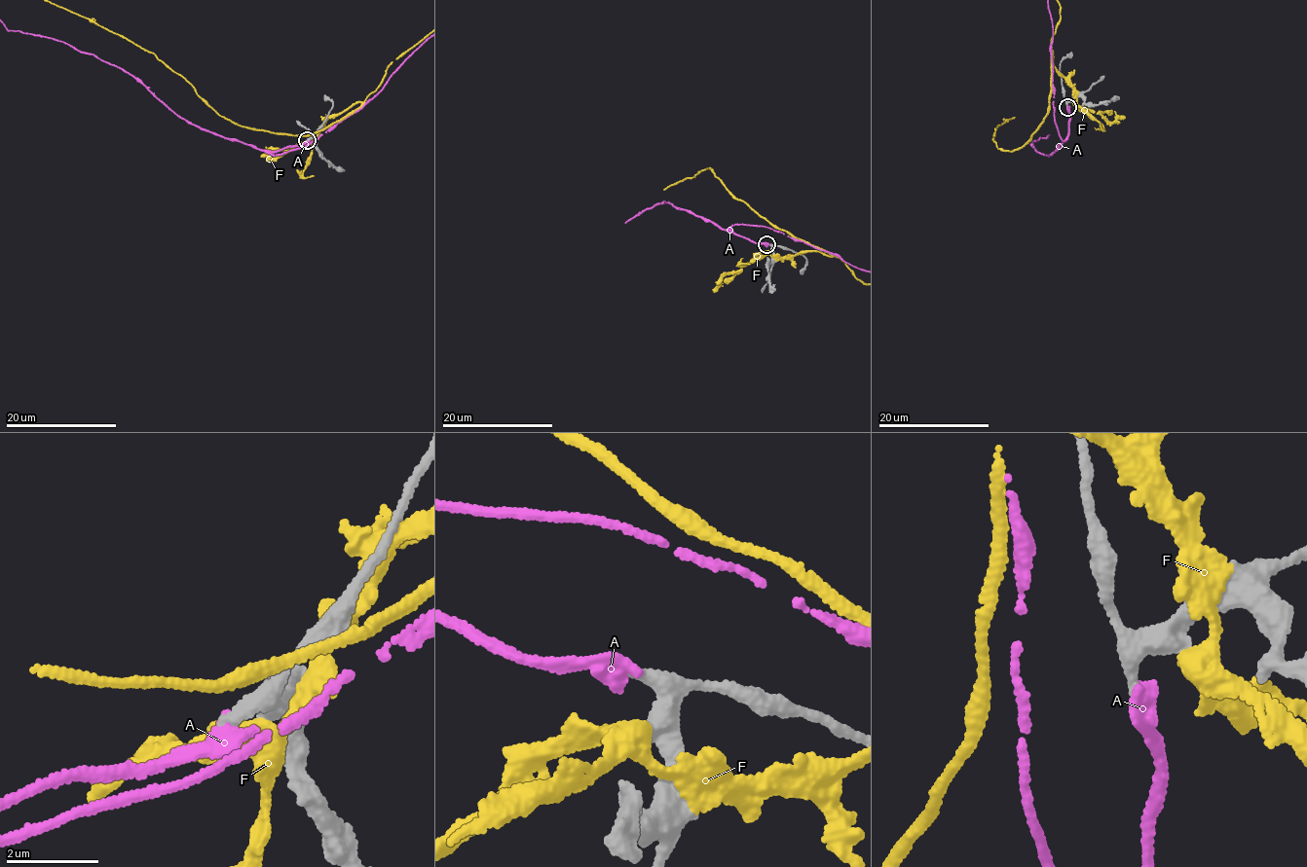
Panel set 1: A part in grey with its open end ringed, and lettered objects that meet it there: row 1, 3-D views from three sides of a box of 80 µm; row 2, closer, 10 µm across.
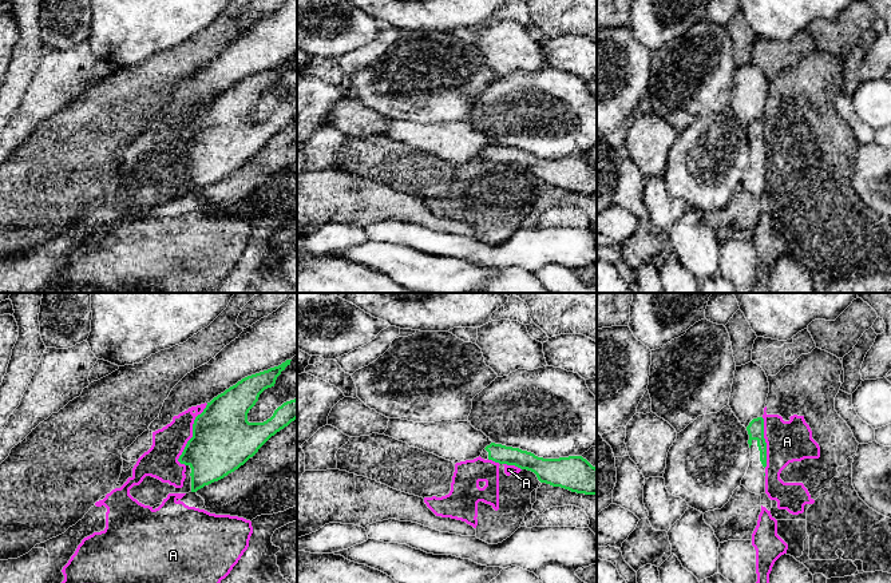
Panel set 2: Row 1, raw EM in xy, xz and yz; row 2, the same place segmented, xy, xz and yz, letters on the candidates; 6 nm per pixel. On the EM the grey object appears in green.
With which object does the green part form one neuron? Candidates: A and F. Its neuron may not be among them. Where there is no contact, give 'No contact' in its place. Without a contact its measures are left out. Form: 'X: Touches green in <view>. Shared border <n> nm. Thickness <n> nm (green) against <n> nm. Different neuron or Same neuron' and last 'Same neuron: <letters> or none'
A: Touches green in xy. Shared border 400 nm. Thickness 380 nm (green) against 200 nm. Different neuron
F: No contact. Different neuron
Same neuron: none

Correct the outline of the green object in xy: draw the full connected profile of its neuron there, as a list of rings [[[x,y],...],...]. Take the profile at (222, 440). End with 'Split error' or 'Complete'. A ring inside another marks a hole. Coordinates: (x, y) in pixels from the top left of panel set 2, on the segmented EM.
[[[292,360],[248,376],[207,402],[193,424],[193,437],[178,461],[186,465],[182,488],[146,476],[130,495],[144,505],[162,504],[169,493],[189,493],[218,481],[243,465],[277,432],[297,419],[297,397],[278,406],[264,423],[249,423],[248,413],[260,394],[274,386]]]. Split error

